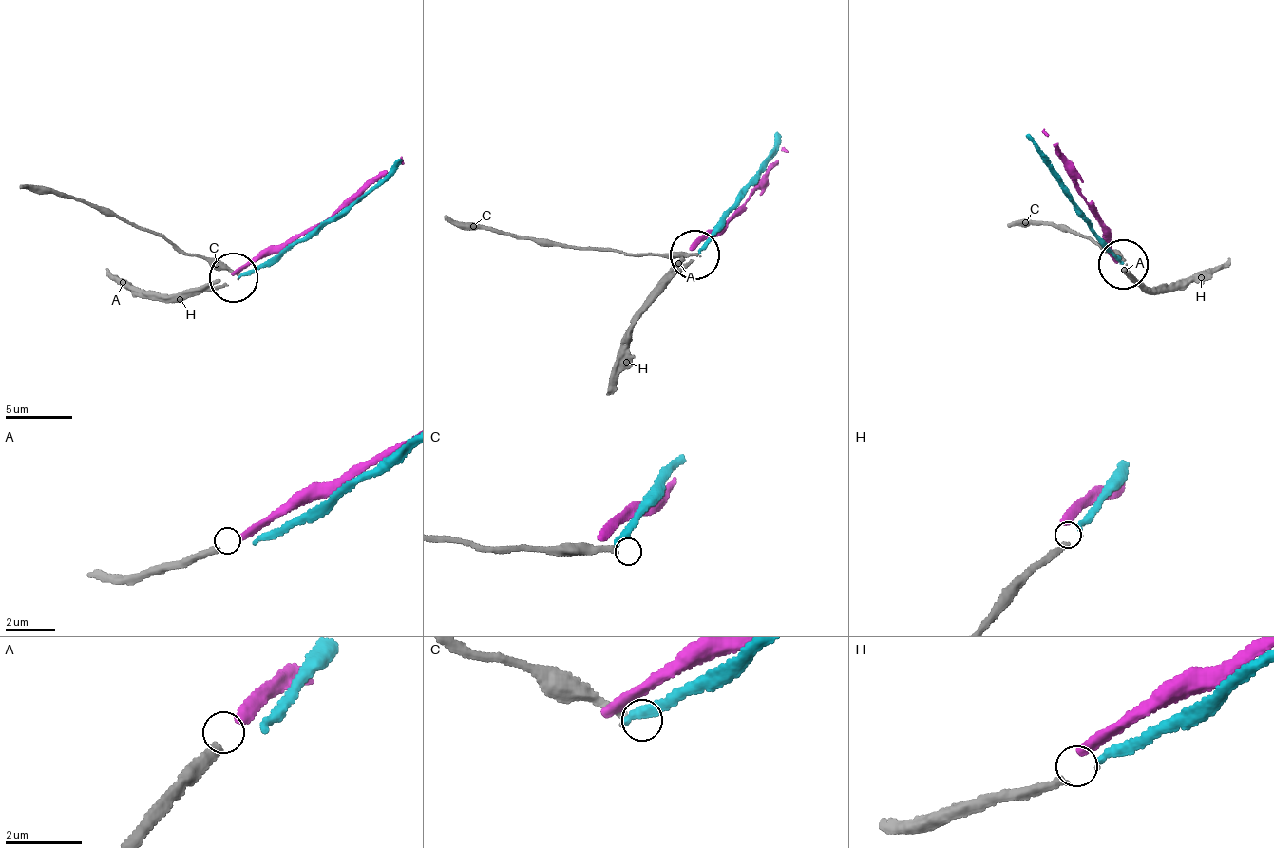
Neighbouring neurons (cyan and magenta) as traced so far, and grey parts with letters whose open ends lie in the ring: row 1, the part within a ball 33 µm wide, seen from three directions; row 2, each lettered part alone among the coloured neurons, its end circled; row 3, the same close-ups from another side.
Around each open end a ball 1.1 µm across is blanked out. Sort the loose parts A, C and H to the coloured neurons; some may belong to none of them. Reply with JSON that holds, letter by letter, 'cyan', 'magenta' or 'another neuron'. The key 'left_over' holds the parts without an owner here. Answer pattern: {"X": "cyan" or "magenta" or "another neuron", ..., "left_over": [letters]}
{"A": "magenta", "C": "another neuron", "H": "cyan", "left_over": ["C"]}

